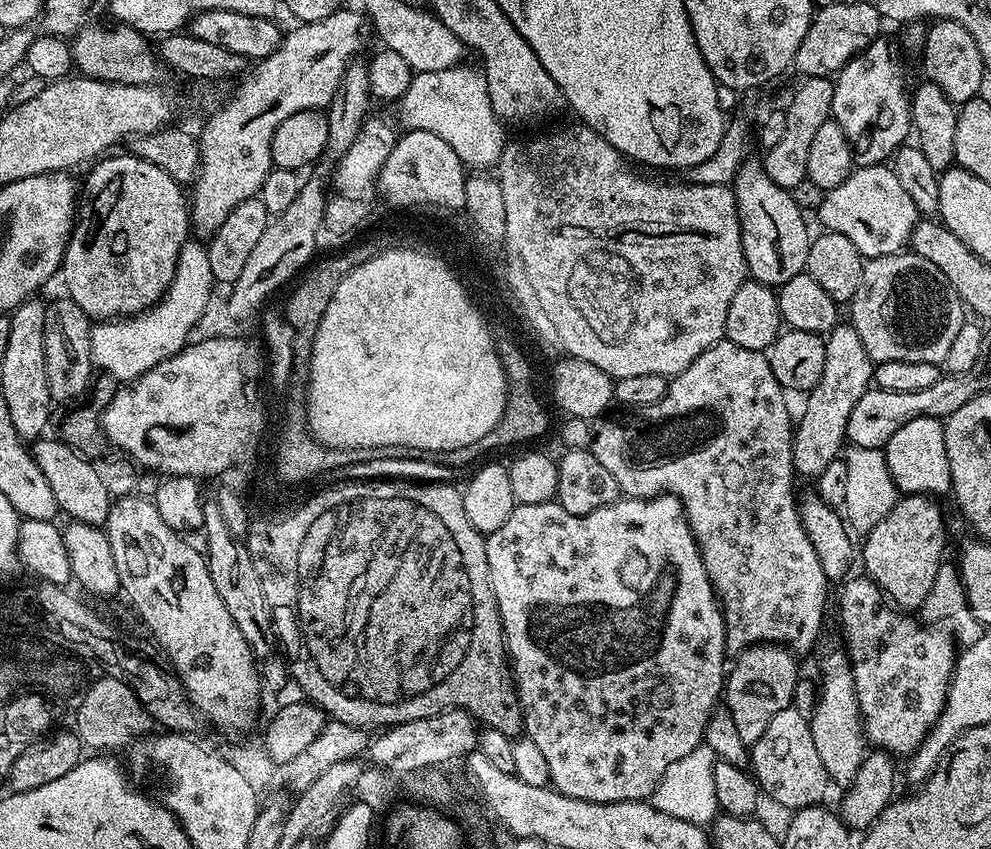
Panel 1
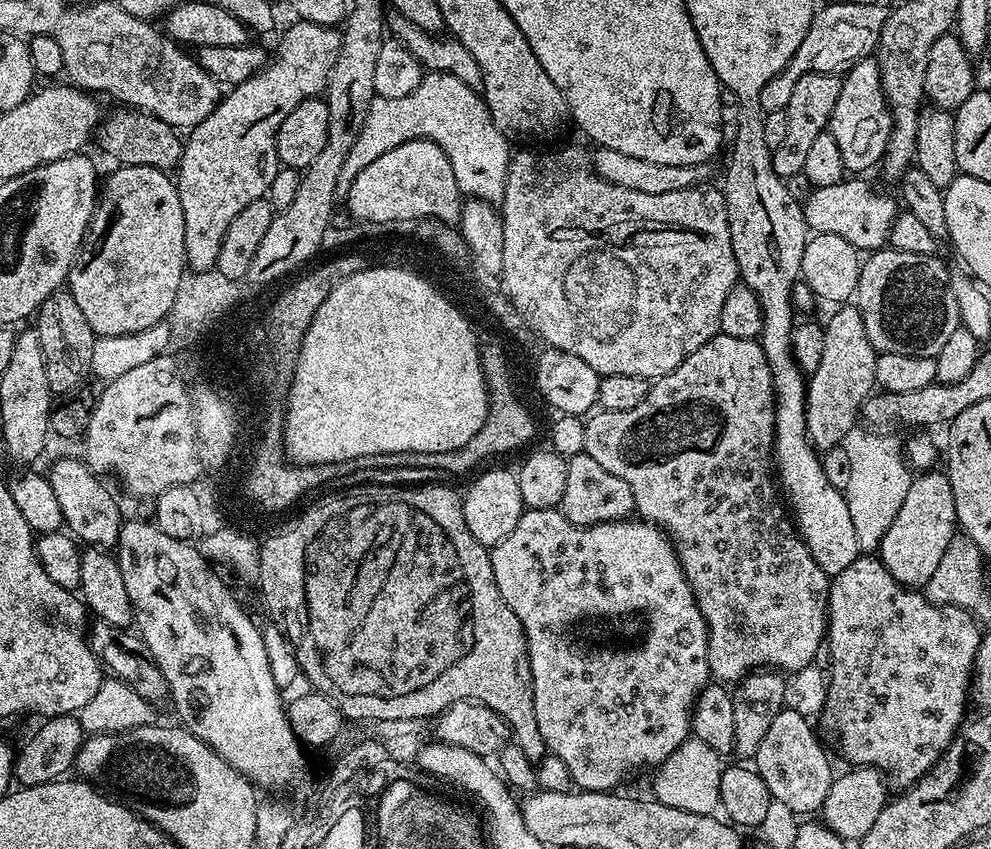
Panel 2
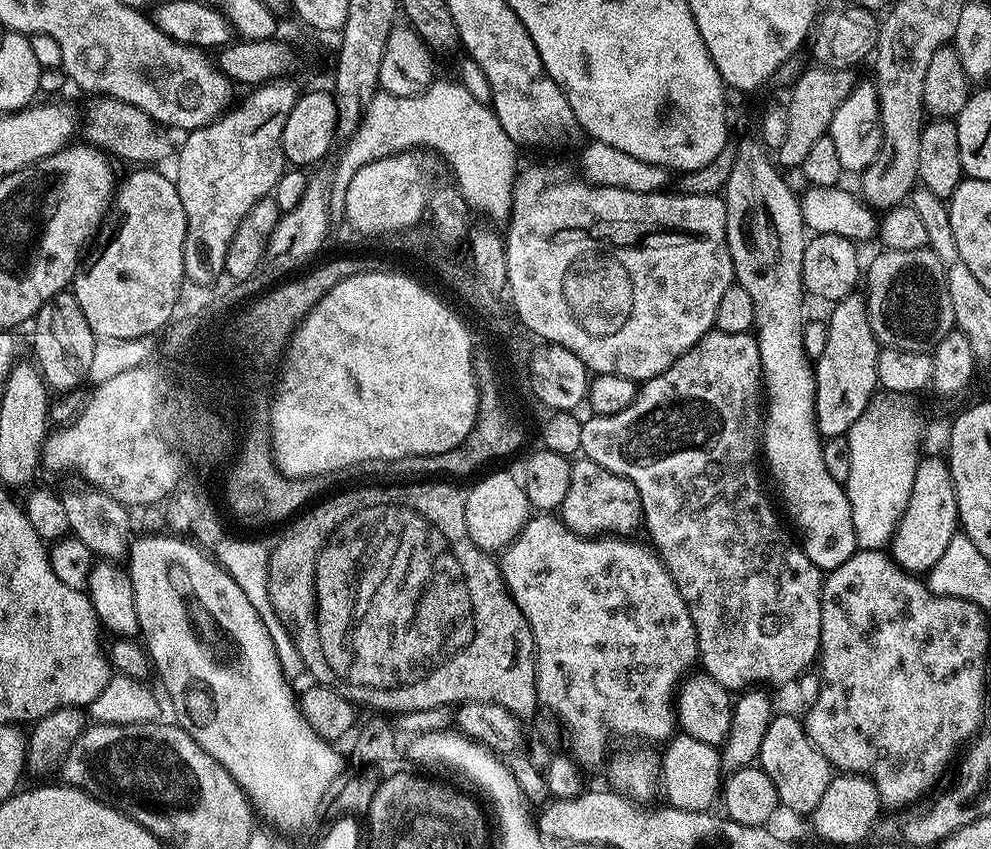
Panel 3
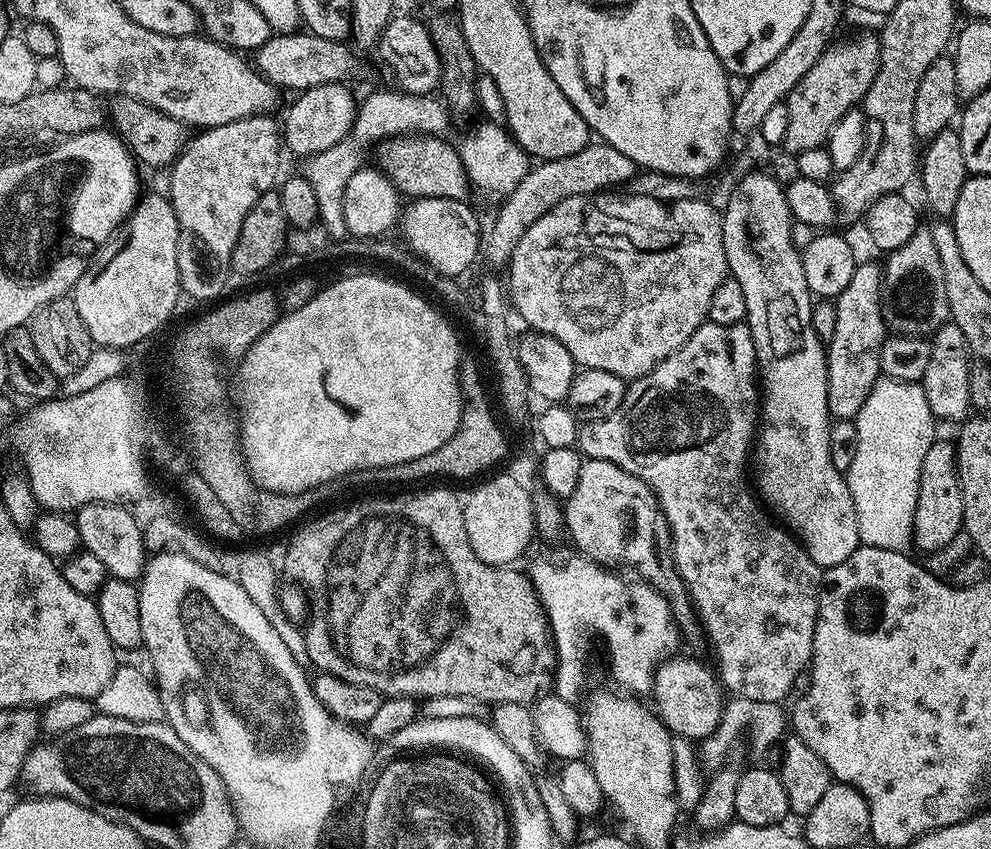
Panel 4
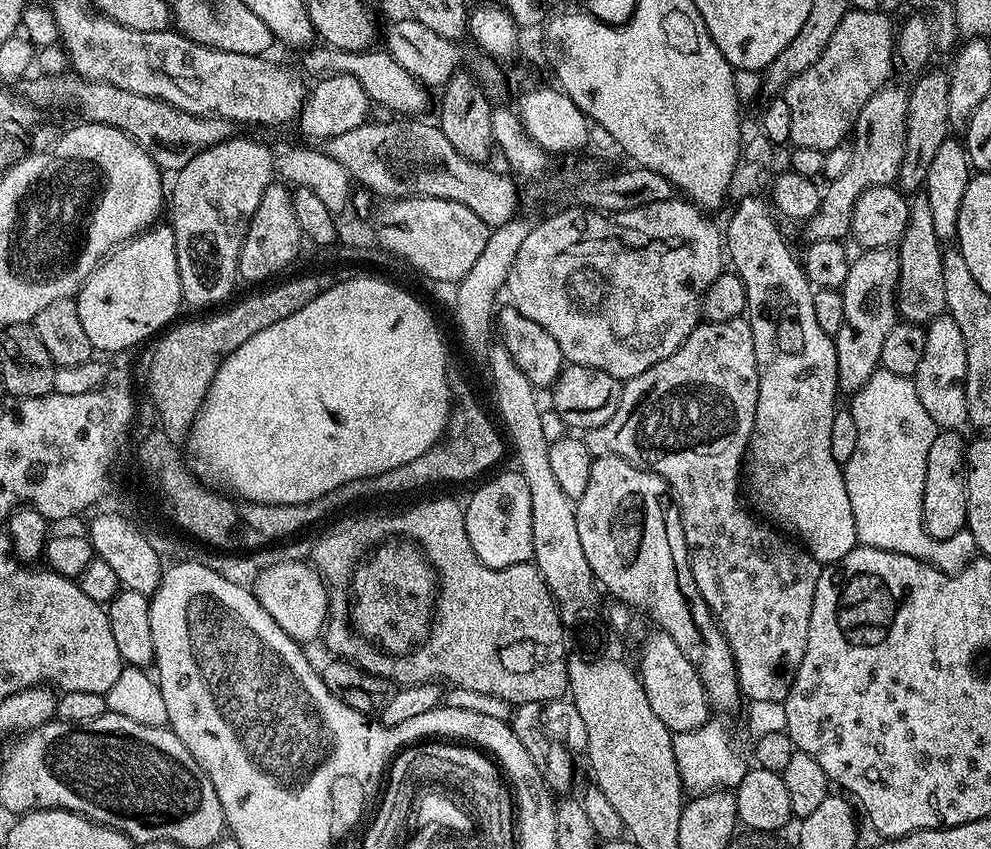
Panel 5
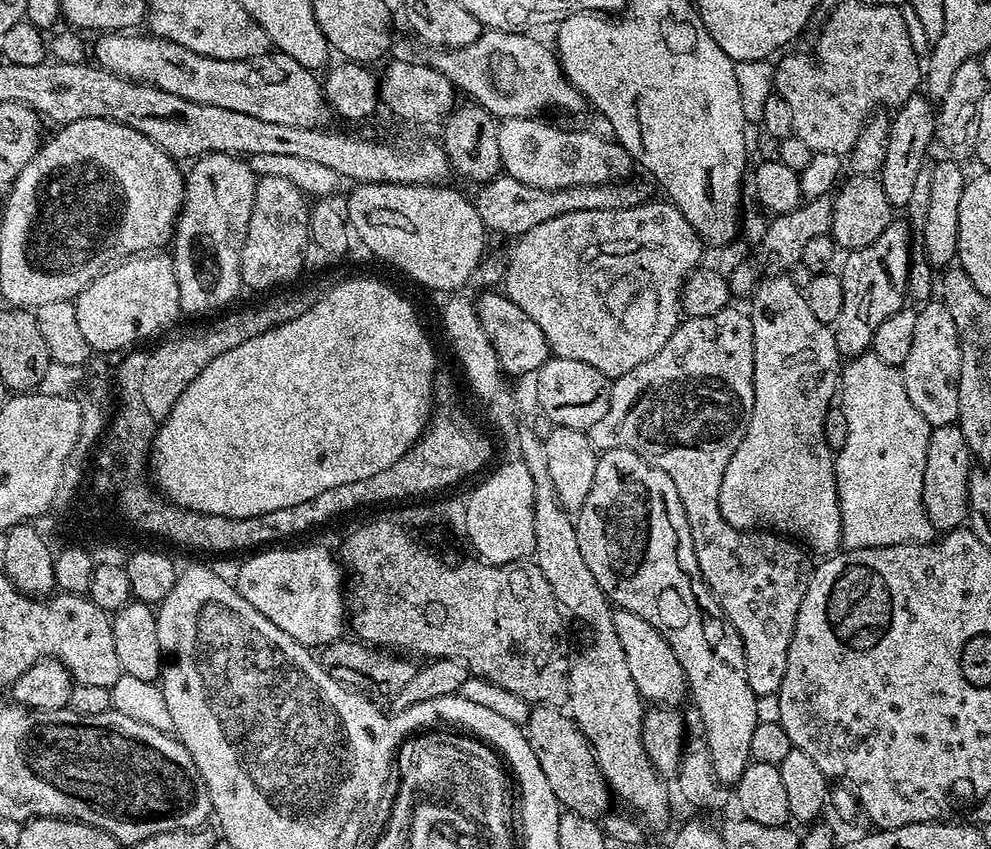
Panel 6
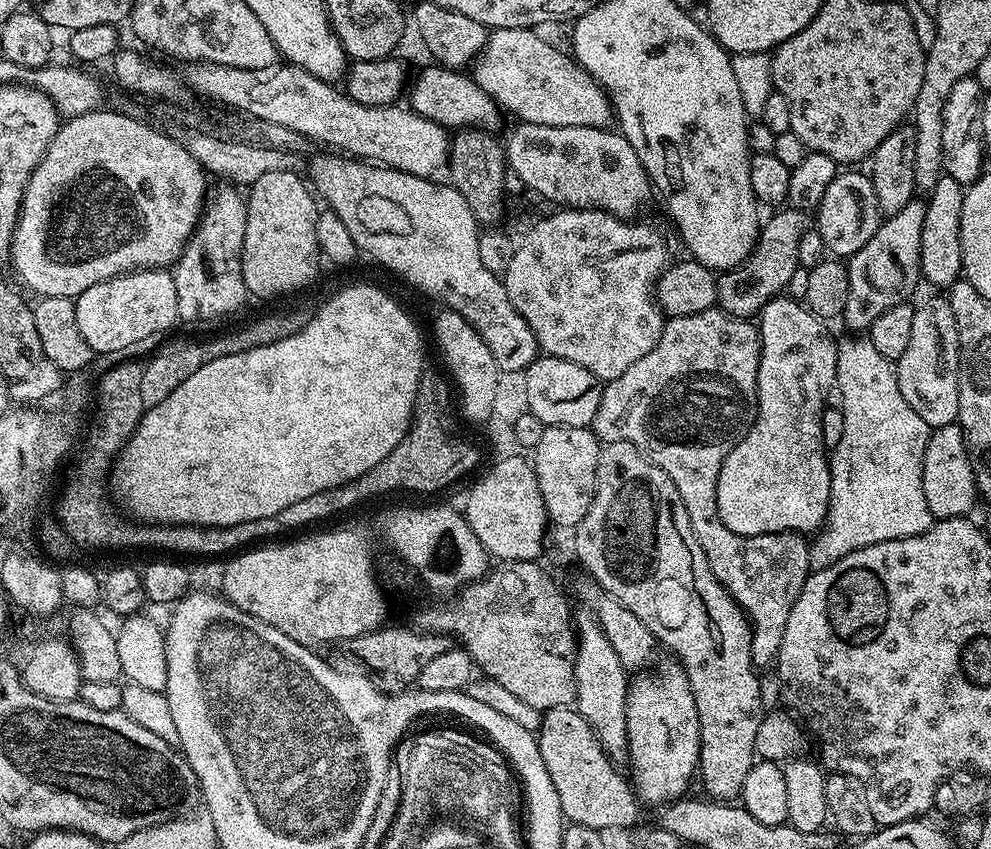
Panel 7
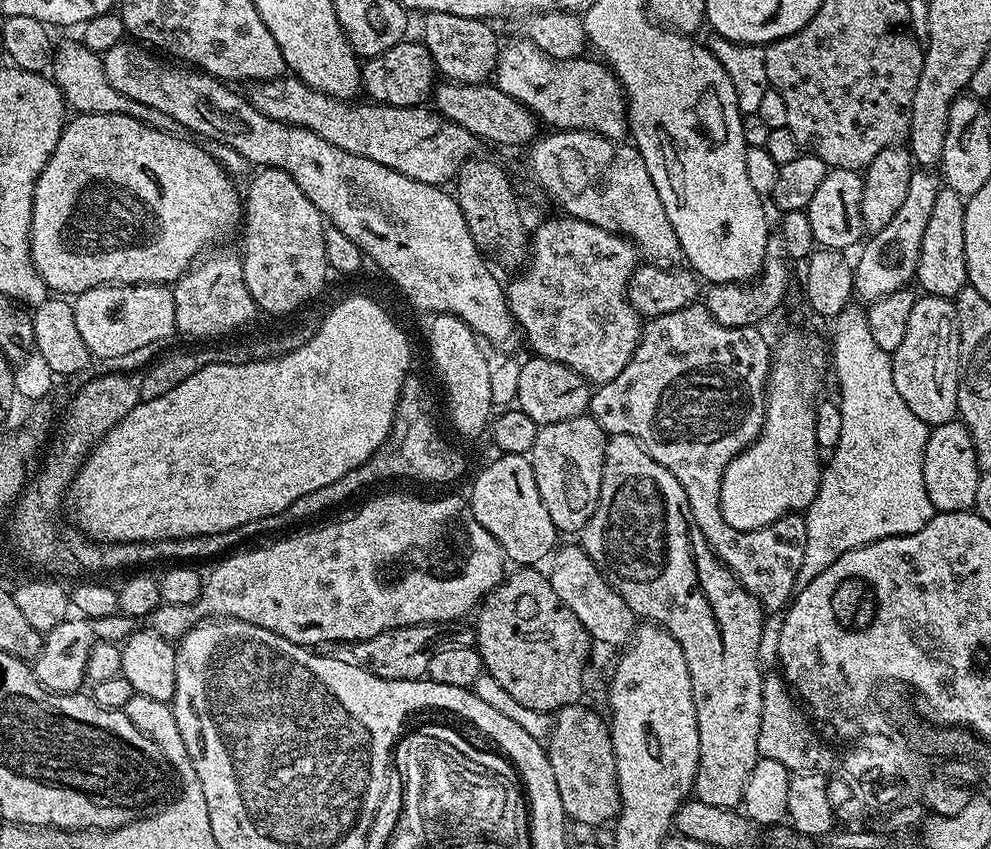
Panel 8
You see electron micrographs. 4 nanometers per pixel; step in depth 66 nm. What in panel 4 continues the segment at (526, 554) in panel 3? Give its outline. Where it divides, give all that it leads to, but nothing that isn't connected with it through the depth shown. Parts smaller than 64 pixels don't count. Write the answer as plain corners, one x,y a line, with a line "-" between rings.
548,548
538,553
526,567
526,575
544,607
552,644
556,647
555,695
571,702
585,695
588,651
592,648
592,639
600,636
608,651
612,680
617,684
613,685
625,693
647,697
652,690
656,669
681,651
682,633
672,618
668,599
648,581
627,580
624,577
627,575
595,564
587,556
568,548

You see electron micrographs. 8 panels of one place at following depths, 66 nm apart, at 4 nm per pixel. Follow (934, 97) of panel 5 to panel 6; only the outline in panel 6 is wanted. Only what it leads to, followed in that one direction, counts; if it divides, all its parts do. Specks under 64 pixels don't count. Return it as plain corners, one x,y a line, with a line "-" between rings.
927,95
911,96
905,104
895,109
888,127
886,154
878,173
882,190
886,190
886,198
894,206
906,206
910,202
910,193
914,191
914,182
918,178
918,170
926,166
924,160
928,156
928,147
936,140
937,109

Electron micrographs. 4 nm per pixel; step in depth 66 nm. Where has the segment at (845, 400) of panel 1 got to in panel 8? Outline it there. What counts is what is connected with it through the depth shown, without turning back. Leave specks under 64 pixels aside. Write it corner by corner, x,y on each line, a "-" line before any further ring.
913,171
906,199
902,201
901,208
894,213
894,218
890,218
890,223
882,226
882,230
871,233
863,241
859,249
860,257
855,257
854,260
855,295
861,301
877,300
886,294
894,294
900,288
907,288
913,283
918,266
918,254
922,250
922,234
926,234
930,209
934,206
934,198
938,198
941,187
941,177
935,171

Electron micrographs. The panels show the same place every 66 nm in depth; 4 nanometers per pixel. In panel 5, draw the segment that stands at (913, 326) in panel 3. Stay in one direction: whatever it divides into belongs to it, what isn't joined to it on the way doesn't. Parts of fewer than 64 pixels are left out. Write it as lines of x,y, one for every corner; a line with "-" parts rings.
916,194
908,205
908,225
898,245
896,311
901,321
928,325
935,316
945,315
946,289
942,283
942,242
934,234
934,218
927,196

